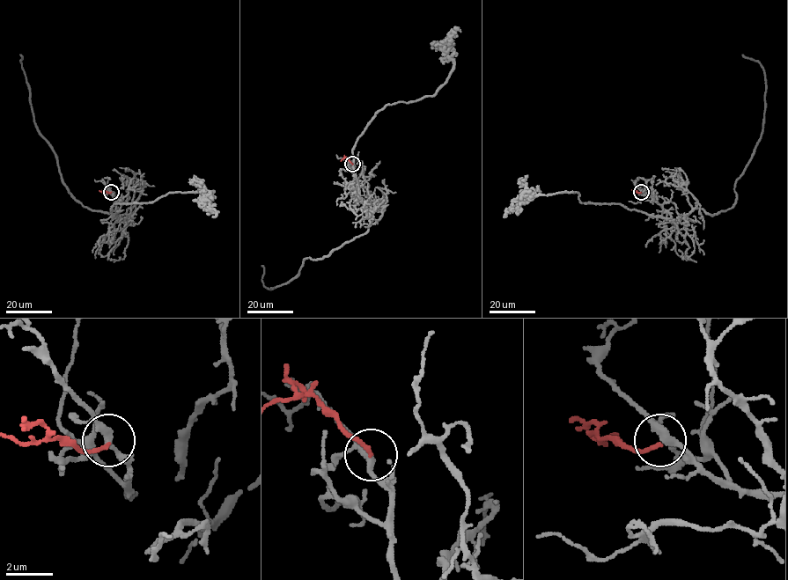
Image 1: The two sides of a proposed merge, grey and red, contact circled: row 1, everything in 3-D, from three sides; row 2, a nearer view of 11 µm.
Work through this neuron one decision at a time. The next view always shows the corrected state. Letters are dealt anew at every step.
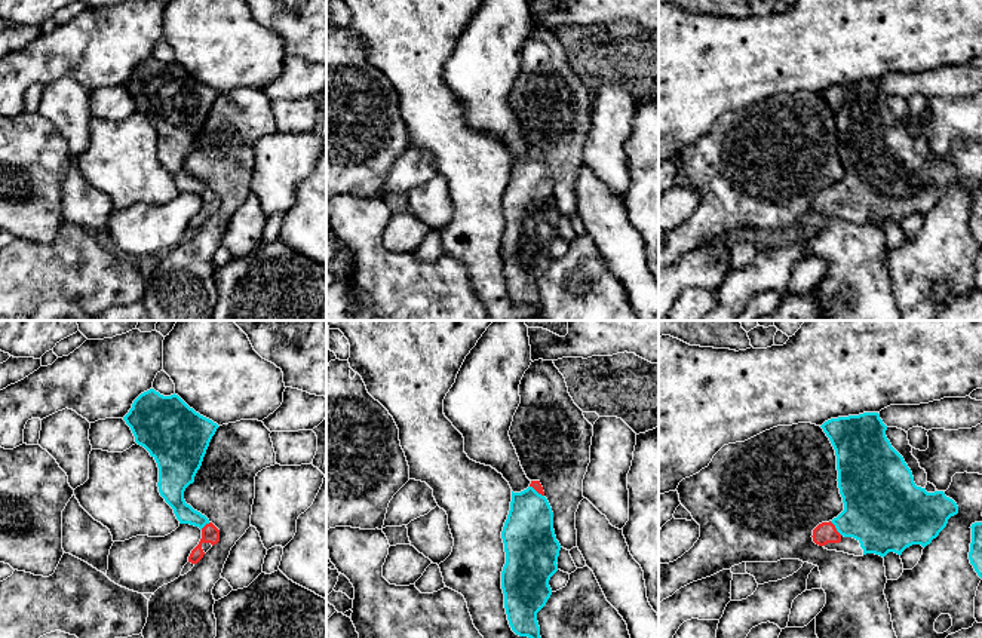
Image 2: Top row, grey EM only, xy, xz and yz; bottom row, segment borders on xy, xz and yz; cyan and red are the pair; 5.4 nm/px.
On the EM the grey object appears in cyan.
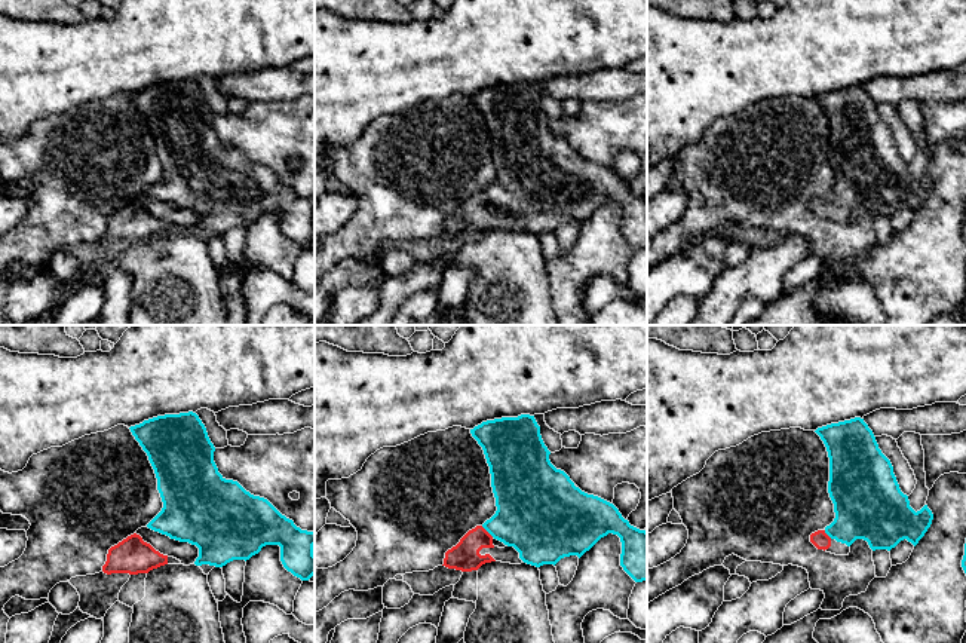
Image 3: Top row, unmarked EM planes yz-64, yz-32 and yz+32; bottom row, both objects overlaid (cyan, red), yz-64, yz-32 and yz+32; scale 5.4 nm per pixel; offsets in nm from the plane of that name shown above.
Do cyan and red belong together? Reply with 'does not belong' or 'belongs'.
belongs

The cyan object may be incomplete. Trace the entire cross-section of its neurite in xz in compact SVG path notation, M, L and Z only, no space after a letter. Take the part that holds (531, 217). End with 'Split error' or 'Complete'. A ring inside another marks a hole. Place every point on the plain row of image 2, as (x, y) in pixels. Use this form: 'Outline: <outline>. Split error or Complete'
Outline: M531 148L530 154L521 160L512 159L510 178L501 206L506 220L501 257L509 292L516 303L531 306L540 316L541 304L537 280L552 263L549 248L558 239L556 230L561 218L553 197L553 180L540 148Z. Split error

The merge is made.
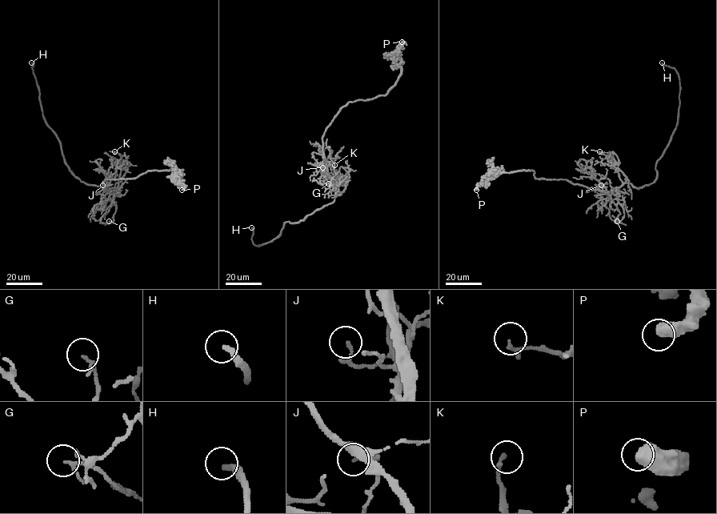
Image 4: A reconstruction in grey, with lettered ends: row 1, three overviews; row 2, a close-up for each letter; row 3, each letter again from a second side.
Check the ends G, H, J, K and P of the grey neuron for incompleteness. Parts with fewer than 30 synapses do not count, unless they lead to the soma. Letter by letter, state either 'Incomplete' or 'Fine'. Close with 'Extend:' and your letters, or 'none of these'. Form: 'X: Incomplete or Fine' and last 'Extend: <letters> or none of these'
G: Fine
H: Incomplete
J: Fine
K: Fine
P: Fine
Extend: H

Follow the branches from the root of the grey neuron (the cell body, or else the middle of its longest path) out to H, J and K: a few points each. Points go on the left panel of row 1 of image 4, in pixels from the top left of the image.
H: (114, 189), (118, 182), (110, 188), (88, 185), (70, 170), (57, 135), (43, 116), (39, 88), (31, 62)
J: (114, 189), (108, 191), (107, 186), (102, 185)
K: (114, 189), (126, 172), (121, 156), (114, 151)

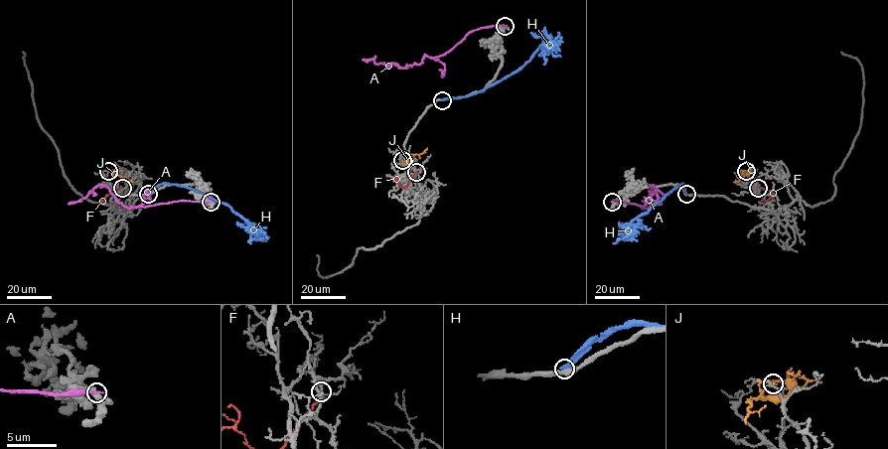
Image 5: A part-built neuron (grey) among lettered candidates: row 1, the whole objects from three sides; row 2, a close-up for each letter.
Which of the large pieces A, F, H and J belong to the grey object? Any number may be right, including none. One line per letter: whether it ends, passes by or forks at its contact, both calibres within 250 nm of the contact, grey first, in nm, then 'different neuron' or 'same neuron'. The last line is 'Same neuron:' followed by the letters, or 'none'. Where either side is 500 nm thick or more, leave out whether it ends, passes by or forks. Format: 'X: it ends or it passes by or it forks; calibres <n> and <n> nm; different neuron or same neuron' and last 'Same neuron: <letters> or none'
A: it ends; calibres 440 and 280 nm; different neuron
F: it ends; calibres 160 and 200 nm; same neuron
H: it ends; calibres 360 and 360 nm; different neuron
J: it ends; calibres 100 and 240 nm; different neuron
Same neuron: F

